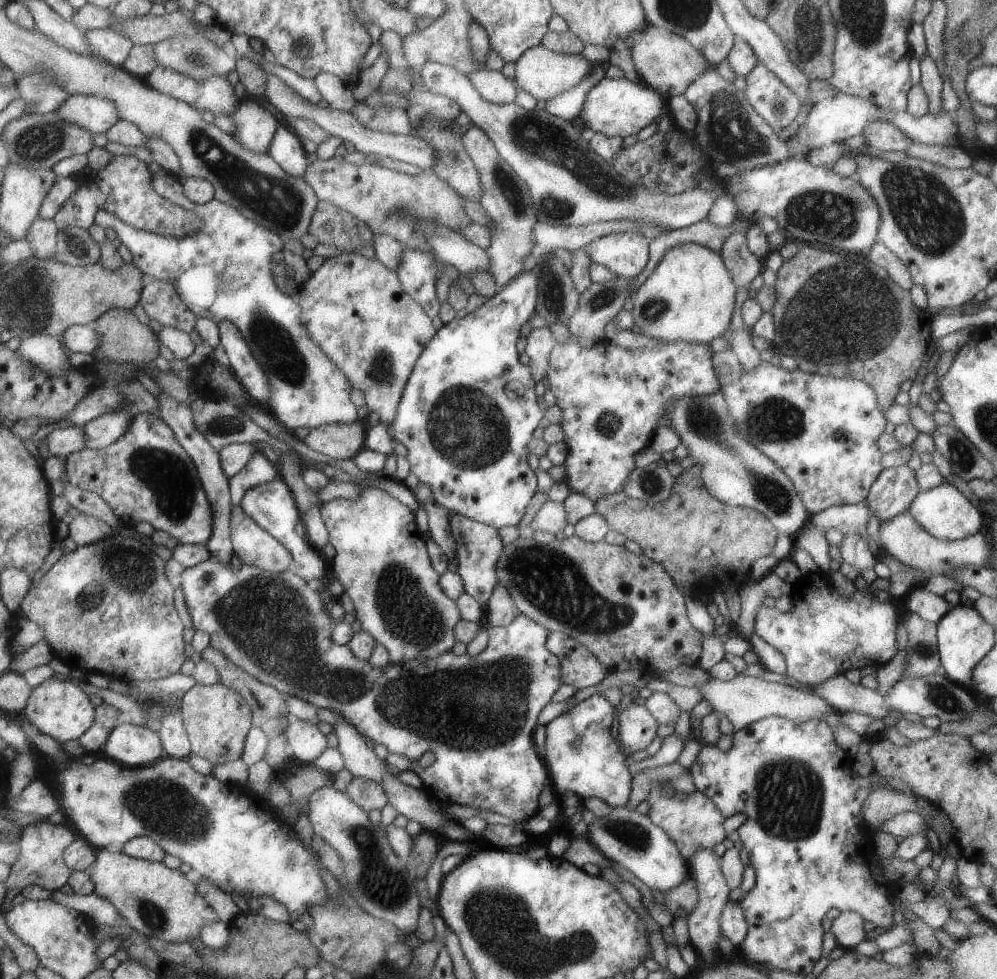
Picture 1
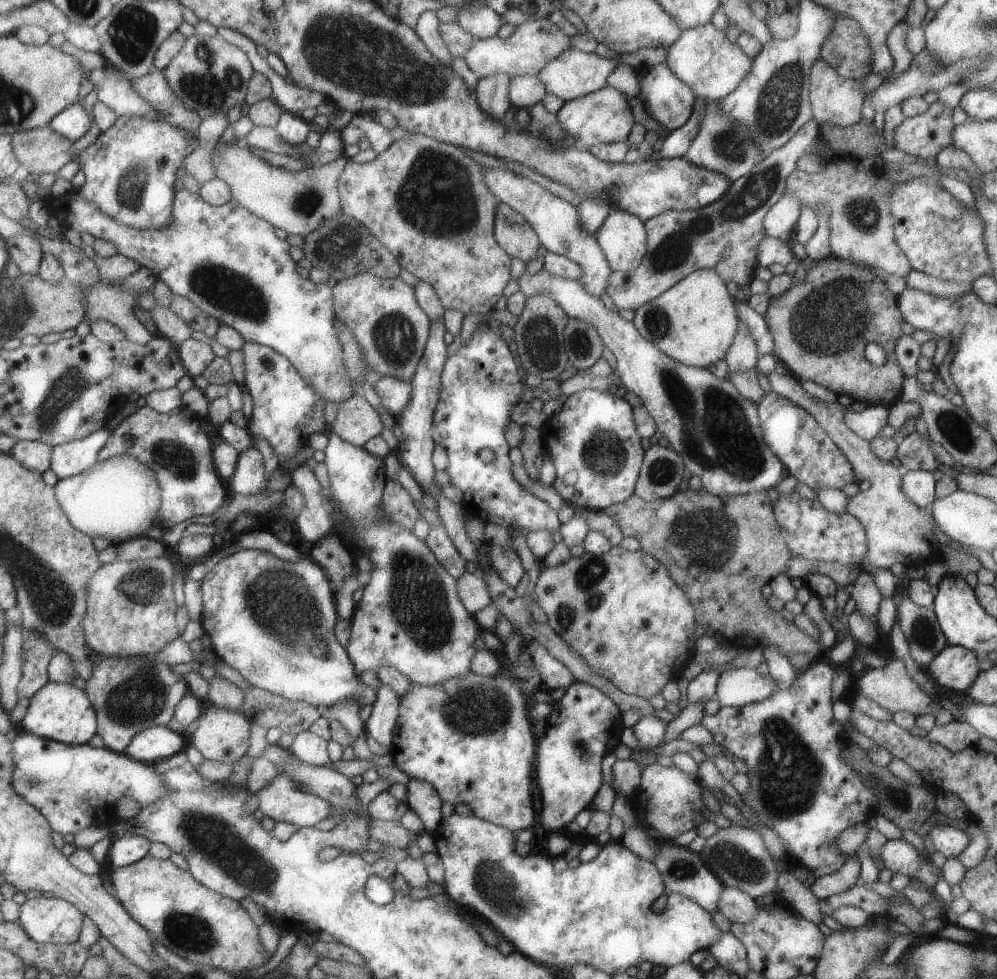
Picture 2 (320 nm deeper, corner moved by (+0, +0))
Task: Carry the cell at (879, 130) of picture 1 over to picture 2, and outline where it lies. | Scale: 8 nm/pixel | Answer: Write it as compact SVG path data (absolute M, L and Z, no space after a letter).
M938 101L928 103L927 110L914 117L903 118L894 129L895 148L923 159L934 159L946 146L953 145L952 110Z

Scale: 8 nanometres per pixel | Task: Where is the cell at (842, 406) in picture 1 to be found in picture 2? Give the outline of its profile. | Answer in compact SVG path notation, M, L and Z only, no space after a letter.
M773 391L764 393L755 406L763 440L783 463L787 475L794 476L811 490L813 487L841 489L843 485L855 482L851 465L845 455L803 408Z

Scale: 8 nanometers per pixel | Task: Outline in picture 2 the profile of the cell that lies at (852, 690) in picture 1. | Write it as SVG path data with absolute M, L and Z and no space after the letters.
M737 667L719 672L714 698L721 707L738 707L759 702L775 689L769 674L763 676L756 669Z

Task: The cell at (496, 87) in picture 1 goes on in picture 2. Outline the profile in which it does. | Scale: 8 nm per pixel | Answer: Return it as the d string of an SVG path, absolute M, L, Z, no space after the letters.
M515 75L510 77L508 97L515 109L527 110L534 104L541 103L545 96L545 85L537 75Z

